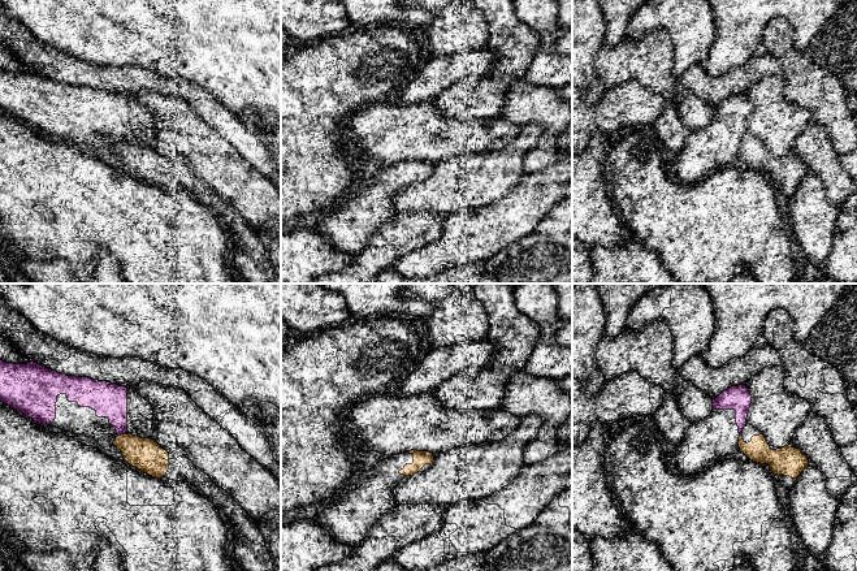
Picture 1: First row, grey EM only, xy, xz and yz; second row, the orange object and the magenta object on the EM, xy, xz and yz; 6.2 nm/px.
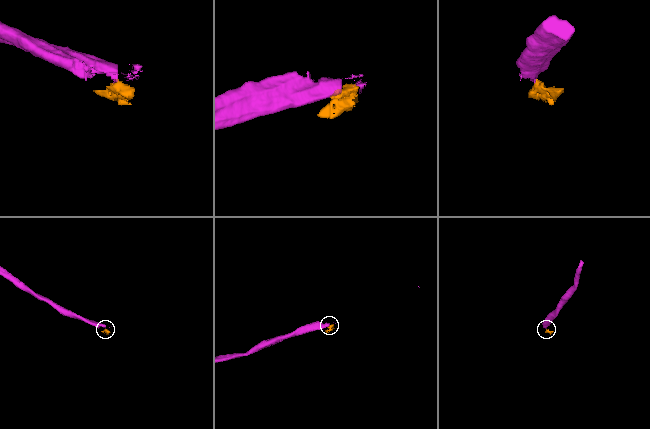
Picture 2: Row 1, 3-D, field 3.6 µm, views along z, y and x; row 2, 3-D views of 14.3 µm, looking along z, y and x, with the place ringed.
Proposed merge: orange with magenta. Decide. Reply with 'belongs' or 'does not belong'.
does not belong

